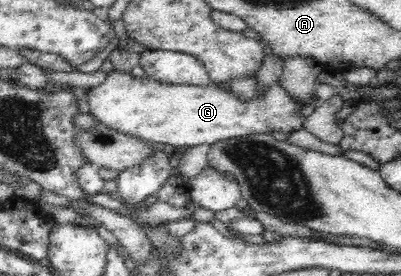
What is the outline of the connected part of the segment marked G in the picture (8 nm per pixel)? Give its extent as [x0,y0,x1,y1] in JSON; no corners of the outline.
[85,71,302,147]

